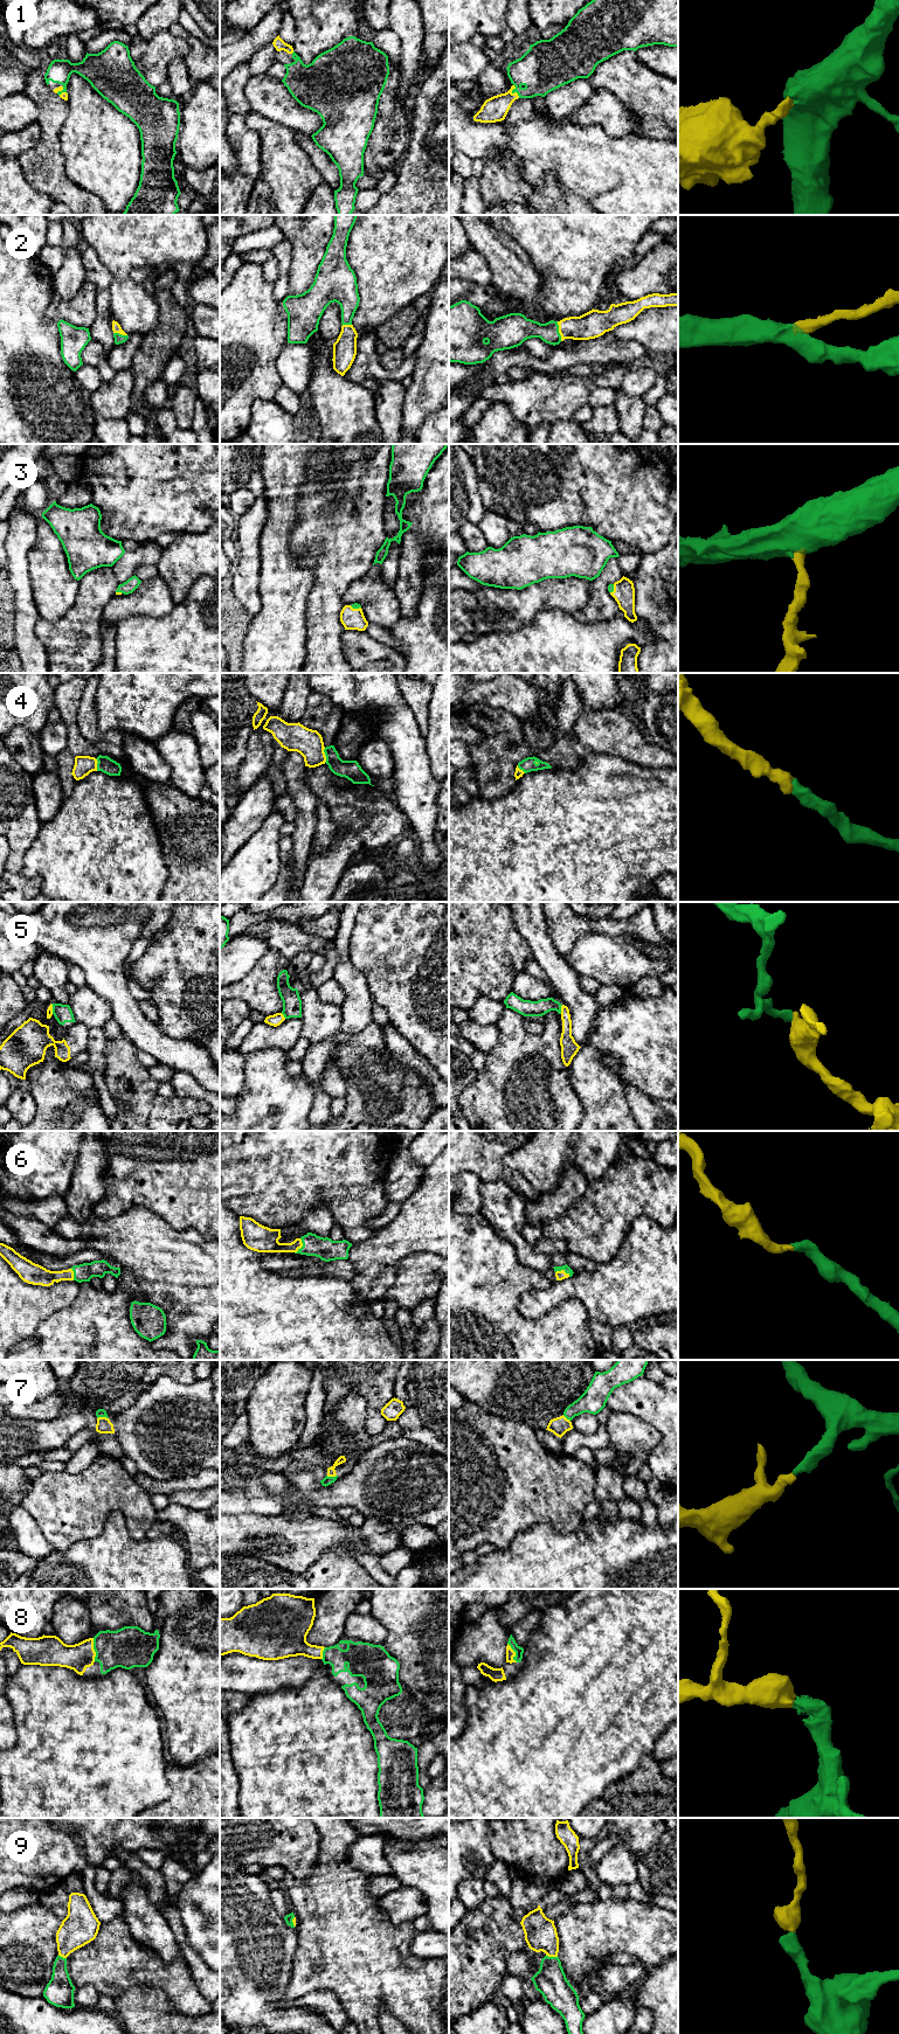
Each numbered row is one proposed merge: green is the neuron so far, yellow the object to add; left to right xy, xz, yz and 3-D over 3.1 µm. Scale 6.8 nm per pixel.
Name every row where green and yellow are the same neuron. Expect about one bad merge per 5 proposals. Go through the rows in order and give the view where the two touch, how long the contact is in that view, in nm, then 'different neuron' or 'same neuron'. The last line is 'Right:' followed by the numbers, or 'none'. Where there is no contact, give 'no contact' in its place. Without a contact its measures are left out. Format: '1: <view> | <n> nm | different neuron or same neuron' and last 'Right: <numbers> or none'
1: yz | 100 nm | same neuron
2: yz | 140 nm | same neuron
3: xz | 80 nm | same neuron
4: xz | 100 nm | same neuron
5: yz | 70 nm | different neuron
6: yz | 110 nm | same neuron
7: xy | 80 nm | same neuron
8: xy | 160 nm | same neuron
9: yz | 80 nm | same neuron
Right: 1, 2, 3, 4, 6, 7, 8, 9

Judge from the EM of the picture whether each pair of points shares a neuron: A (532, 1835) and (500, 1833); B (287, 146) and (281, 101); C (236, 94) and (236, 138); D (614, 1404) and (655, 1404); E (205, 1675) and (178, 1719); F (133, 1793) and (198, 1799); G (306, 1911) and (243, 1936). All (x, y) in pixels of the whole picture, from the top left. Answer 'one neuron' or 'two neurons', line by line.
A: one neuron
B: two neurons
C: one neuron
D: one neuron
E: one neuron
F: two neurons
G: two neurons

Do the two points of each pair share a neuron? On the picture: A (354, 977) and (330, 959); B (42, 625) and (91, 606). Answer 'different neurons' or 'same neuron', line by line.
A: different neurons
B: same neuron

